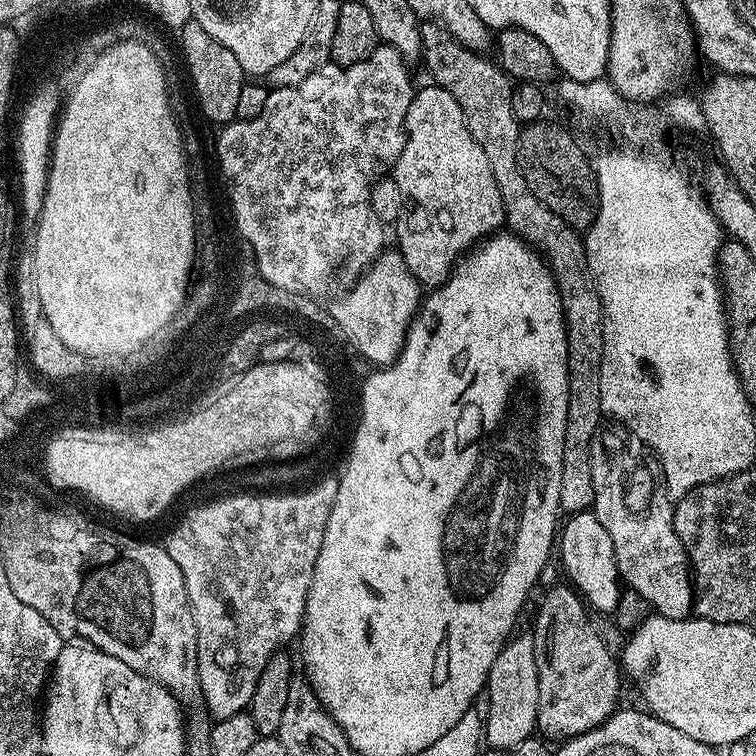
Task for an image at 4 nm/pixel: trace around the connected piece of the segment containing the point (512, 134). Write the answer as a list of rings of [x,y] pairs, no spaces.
[[[458,40],[454,42],[454,46],[456,56],[442,60],[438,66],[434,64],[434,68],[426,68],[427,75],[440,87],[450,90],[458,106],[462,106],[470,134],[479,142],[482,150],[486,150],[486,158],[490,158],[494,180],[508,182],[508,192],[514,194],[516,202],[522,200],[539,202],[538,194],[530,190],[518,162],[522,124],[514,116],[511,102],[513,81],[495,59],[487,60],[487,55],[475,52],[464,45],[458,46]]]

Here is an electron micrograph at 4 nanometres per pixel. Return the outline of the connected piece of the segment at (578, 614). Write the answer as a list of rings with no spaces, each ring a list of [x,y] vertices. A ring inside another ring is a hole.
[[[566,586],[552,588],[545,594],[536,612],[536,625],[531,625],[538,666],[536,727],[541,733],[545,732],[543,735],[549,741],[563,742],[586,734],[617,711],[622,668],[596,633],[591,618],[580,593]]]

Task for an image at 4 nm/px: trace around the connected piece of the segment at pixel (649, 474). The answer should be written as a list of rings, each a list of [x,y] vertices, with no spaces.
[[[605,430],[597,431],[594,442],[592,443],[592,473],[594,474],[594,502],[592,503],[592,508],[598,518],[598,522],[602,522],[602,526],[606,526],[606,534],[610,534],[610,542],[614,542],[614,554],[616,555],[616,565],[620,571],[621,581],[623,581],[631,591],[642,594],[642,598],[646,598],[646,602],[652,605],[653,609],[655,609],[659,615],[665,616],[666,618],[674,618],[675,620],[685,619],[694,608],[694,576],[690,571],[688,554],[685,552],[682,542],[674,530],[674,522],[672,521],[672,509],[674,504],[665,493],[659,463],[652,458],[647,460],[642,453],[635,452],[618,433],[604,431]]]

